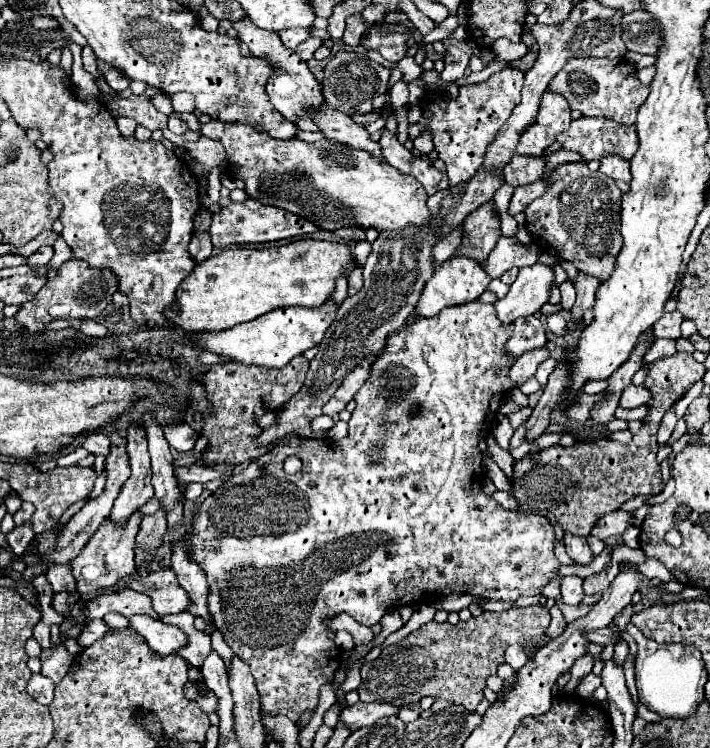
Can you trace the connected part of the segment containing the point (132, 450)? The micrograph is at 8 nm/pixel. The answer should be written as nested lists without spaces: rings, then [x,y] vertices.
[[[129,424],[127,428],[127,454],[131,458],[131,478],[123,484],[109,514],[109,520],[115,526],[125,526],[131,514],[153,498],[151,456],[141,424]]]

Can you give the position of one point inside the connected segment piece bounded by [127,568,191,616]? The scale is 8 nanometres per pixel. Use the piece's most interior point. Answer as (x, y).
(168, 598)

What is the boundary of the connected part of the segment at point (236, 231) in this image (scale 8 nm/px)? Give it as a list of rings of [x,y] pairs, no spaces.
[[[247,198],[245,202],[237,204],[231,202],[227,208],[223,208],[219,214],[213,214],[213,222],[209,228],[211,240],[215,246],[231,246],[231,244],[261,244],[261,242],[277,242],[285,238],[295,238],[303,234],[315,232],[317,226],[297,214],[291,214],[287,210],[265,206],[253,198]]]

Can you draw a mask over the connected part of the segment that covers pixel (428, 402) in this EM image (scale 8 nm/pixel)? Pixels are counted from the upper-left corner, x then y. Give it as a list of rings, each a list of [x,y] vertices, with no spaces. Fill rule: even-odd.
[[[479,300],[467,302],[465,306],[451,306],[451,308],[445,308],[445,310],[441,310],[441,314],[435,316],[435,318],[419,318],[419,320],[413,322],[411,326],[407,326],[407,328],[403,328],[403,330],[397,330],[397,332],[391,332],[389,338],[387,338],[387,348],[385,348],[385,352],[383,352],[381,356],[377,356],[377,360],[375,360],[373,366],[371,366],[369,378],[365,380],[365,384],[363,384],[363,386],[359,388],[359,392],[355,394],[357,406],[355,406],[355,410],[351,412],[349,434],[347,434],[343,440],[332,442],[328,439],[287,438],[285,442],[279,442],[279,444],[273,448],[273,454],[265,454],[265,458],[259,458],[257,462],[253,462],[253,466],[247,466],[245,470],[239,470],[239,472],[235,472],[231,478],[227,478],[227,480],[225,480],[209,498],[205,498],[205,502],[201,504],[199,516],[195,516],[193,526],[187,530],[187,534],[189,534],[189,538],[187,538],[187,542],[189,542],[189,554],[191,554],[191,558],[195,558],[195,560],[199,562],[199,566],[201,566],[201,568],[205,570],[205,574],[207,574],[207,582],[209,582],[209,602],[207,602],[207,604],[209,604],[211,616],[215,618],[215,628],[219,628],[219,630],[223,632],[223,638],[225,638],[225,642],[227,642],[229,646],[241,646],[241,660],[243,660],[245,664],[249,664],[249,668],[251,668],[251,674],[253,674],[253,678],[255,678],[255,686],[257,686],[259,696],[261,696],[261,712],[263,712],[263,714],[267,714],[267,716],[279,716],[279,714],[283,714],[283,716],[287,716],[289,720],[299,722],[299,716],[301,716],[305,710],[315,710],[315,708],[317,708],[317,702],[319,702],[319,688],[321,688],[325,682],[329,682],[329,680],[333,678],[333,674],[335,674],[335,670],[339,668],[339,662],[341,662],[339,648],[337,648],[335,642],[333,642],[335,632],[329,630],[327,626],[323,626],[323,622],[321,622],[321,618],[325,618],[325,616],[329,616],[329,614],[347,612],[347,614],[353,616],[359,624],[363,624],[363,626],[373,626],[373,624],[377,624],[377,622],[381,620],[381,616],[383,616],[385,612],[389,612],[391,608],[399,608],[399,606],[405,606],[405,604],[411,604],[411,602],[413,602],[413,604],[417,604],[417,602],[429,602],[429,600],[431,600],[431,602],[439,602],[439,600],[443,600],[445,596],[449,596],[449,594],[453,594],[453,592],[457,592],[457,594],[465,592],[465,594],[483,596],[483,598],[489,598],[489,600],[515,602],[519,596],[535,596],[535,594],[541,594],[543,588],[547,586],[547,582],[549,582],[551,578],[557,576],[557,570],[559,570],[561,564],[559,564],[559,560],[555,558],[555,532],[553,532],[553,526],[547,522],[547,518],[543,518],[543,516],[527,516],[527,514],[519,514],[519,512],[513,512],[513,510],[505,510],[501,504],[497,504],[491,496],[483,494],[483,490],[481,490],[481,482],[483,482],[483,478],[485,478],[485,468],[483,468],[483,464],[481,464],[481,452],[477,450],[477,444],[479,444],[481,438],[485,438],[485,436],[489,434],[491,424],[493,424],[493,420],[495,420],[495,414],[499,412],[501,400],[503,400],[503,398],[507,396],[507,392],[509,392],[509,366],[515,362],[515,358],[505,356],[503,346],[505,346],[505,342],[507,342],[507,338],[509,338],[511,334],[513,334],[513,324],[501,326],[501,324],[497,322],[493,304],[481,304]],[[287,456],[299,456],[299,458],[303,460],[301,472],[297,472],[297,474],[293,474],[293,476],[289,476],[289,474],[283,472],[283,460],[285,460]],[[225,558],[233,558],[233,562],[237,562],[237,566],[225,566]]]

